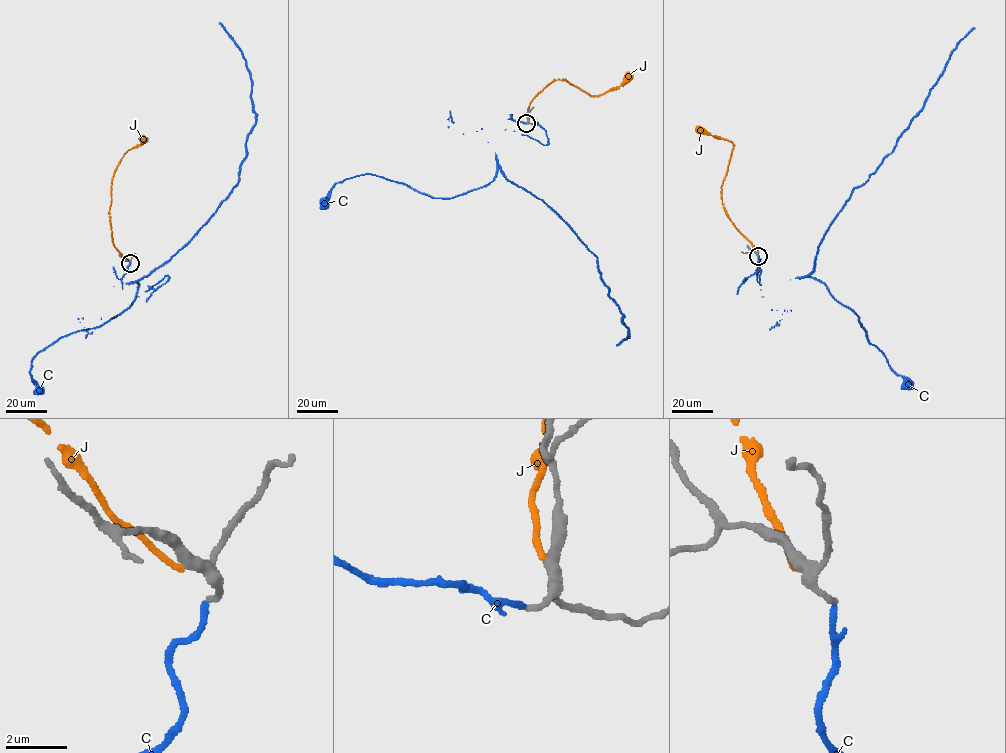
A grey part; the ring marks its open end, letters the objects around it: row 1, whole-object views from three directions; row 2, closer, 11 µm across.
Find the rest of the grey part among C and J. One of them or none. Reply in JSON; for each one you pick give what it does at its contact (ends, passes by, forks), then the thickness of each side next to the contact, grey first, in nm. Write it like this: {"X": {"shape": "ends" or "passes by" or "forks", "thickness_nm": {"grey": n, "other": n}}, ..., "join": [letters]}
{"C": {"shape": "ends", "thickness_nm": {"grey": 180, "other": 190}}, "join": ["C"]}

